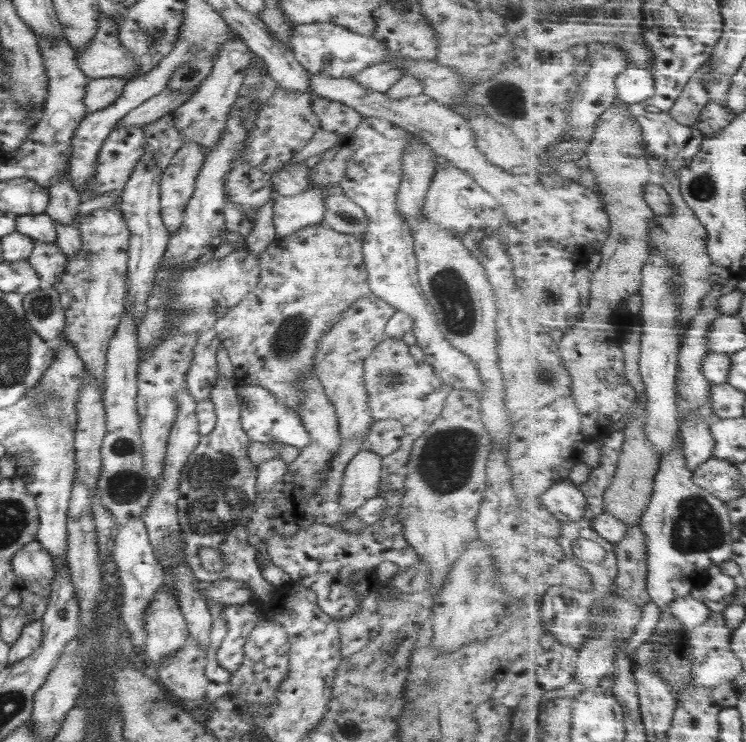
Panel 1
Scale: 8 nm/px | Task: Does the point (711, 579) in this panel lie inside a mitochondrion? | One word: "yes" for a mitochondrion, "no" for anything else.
no

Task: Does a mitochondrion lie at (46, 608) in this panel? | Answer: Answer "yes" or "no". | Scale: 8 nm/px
no

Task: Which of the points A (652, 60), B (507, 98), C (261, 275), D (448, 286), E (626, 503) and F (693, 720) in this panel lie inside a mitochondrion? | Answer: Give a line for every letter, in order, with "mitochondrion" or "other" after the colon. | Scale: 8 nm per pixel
A: other
B: mitochondrion
C: other
D: mitochondrion
E: other
F: mitochondrion

